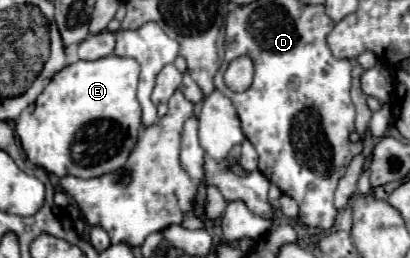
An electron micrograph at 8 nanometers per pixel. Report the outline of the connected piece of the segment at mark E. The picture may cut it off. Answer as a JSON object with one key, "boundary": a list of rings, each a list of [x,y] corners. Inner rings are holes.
{"boundary":[[[108,55],[96,61],[76,61],[58,71],[46,85],[46,89],[38,95],[38,99],[30,107],[26,107],[16,121],[16,135],[20,137],[26,157],[34,165],[44,167],[56,177],[74,175],[82,179],[92,179],[122,167],[126,163],[126,157],[134,149],[142,127],[142,113],[136,99],[138,75],[140,65],[134,59],[116,55]]]}

